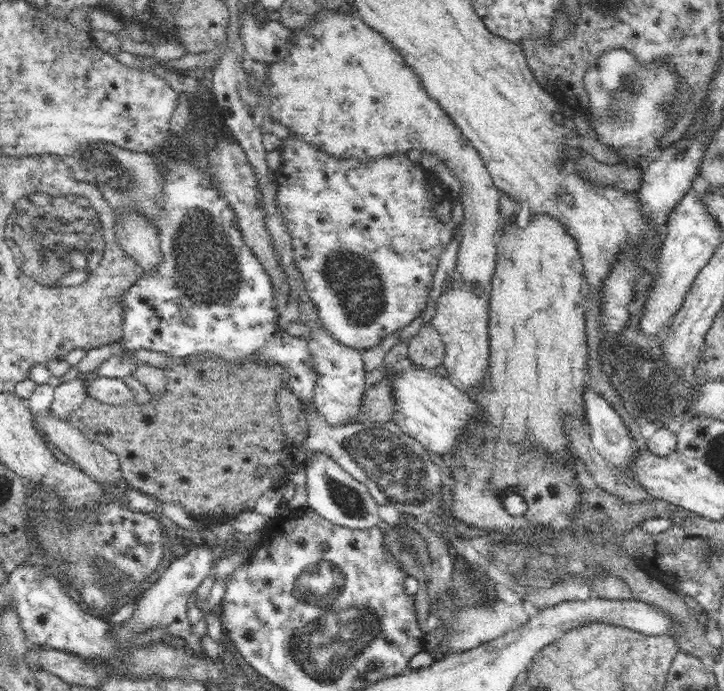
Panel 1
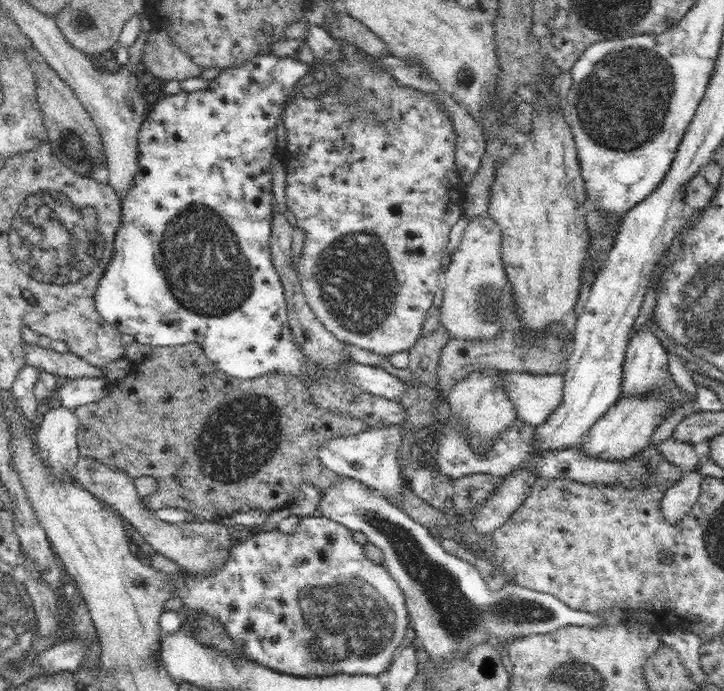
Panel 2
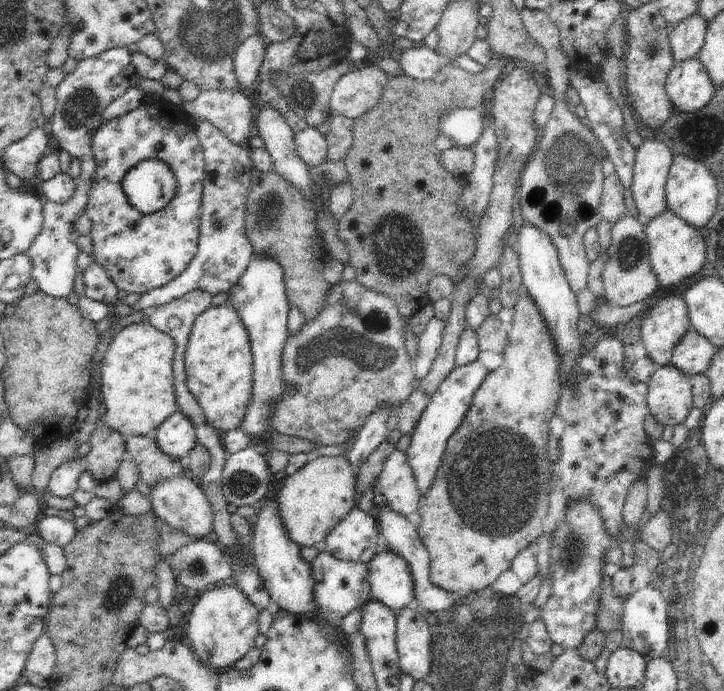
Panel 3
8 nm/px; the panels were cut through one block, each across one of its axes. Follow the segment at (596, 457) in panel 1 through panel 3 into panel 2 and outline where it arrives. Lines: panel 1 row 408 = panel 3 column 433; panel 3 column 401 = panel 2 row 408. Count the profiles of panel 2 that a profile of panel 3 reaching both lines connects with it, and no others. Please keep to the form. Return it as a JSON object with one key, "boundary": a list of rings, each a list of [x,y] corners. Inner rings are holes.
{"boundary":[[[502,372],[502,386],[506,394],[512,398],[514,408],[518,412],[518,420],[526,420],[528,424],[540,426],[544,424],[564,398],[564,376],[532,376],[532,372],[522,372],[520,376],[508,376],[510,372]]]}

